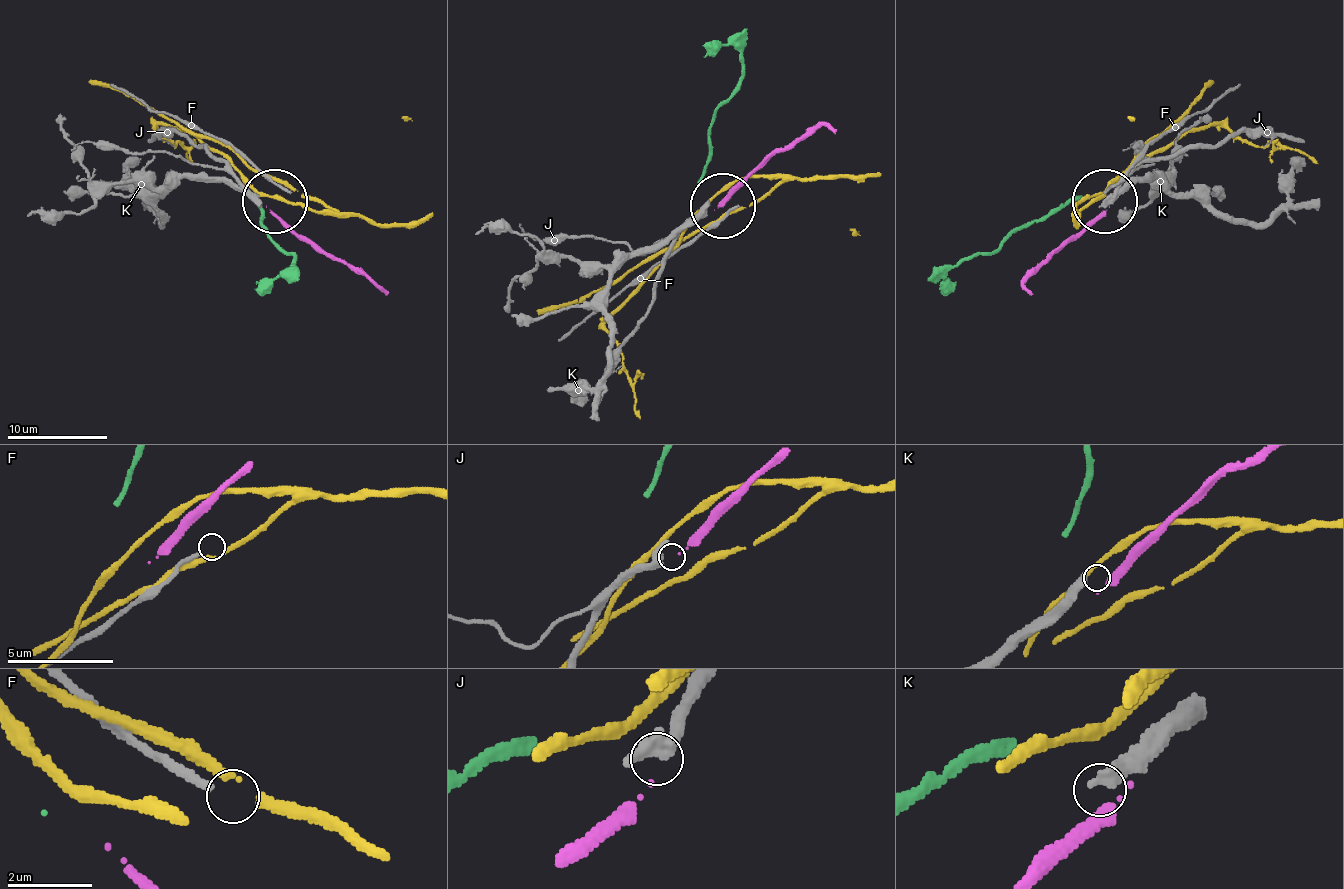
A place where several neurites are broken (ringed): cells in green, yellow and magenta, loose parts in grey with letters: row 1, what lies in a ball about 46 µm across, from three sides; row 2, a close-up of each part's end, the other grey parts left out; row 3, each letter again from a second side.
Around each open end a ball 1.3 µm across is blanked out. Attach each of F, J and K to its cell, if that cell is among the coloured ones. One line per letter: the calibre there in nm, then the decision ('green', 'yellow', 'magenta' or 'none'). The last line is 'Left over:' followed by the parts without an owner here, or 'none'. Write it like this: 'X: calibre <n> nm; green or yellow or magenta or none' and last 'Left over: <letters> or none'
F: calibre 190 nm; none
J: calibre 480 nm; magenta
K: calibre 400 nm; none
Left over: F, K

